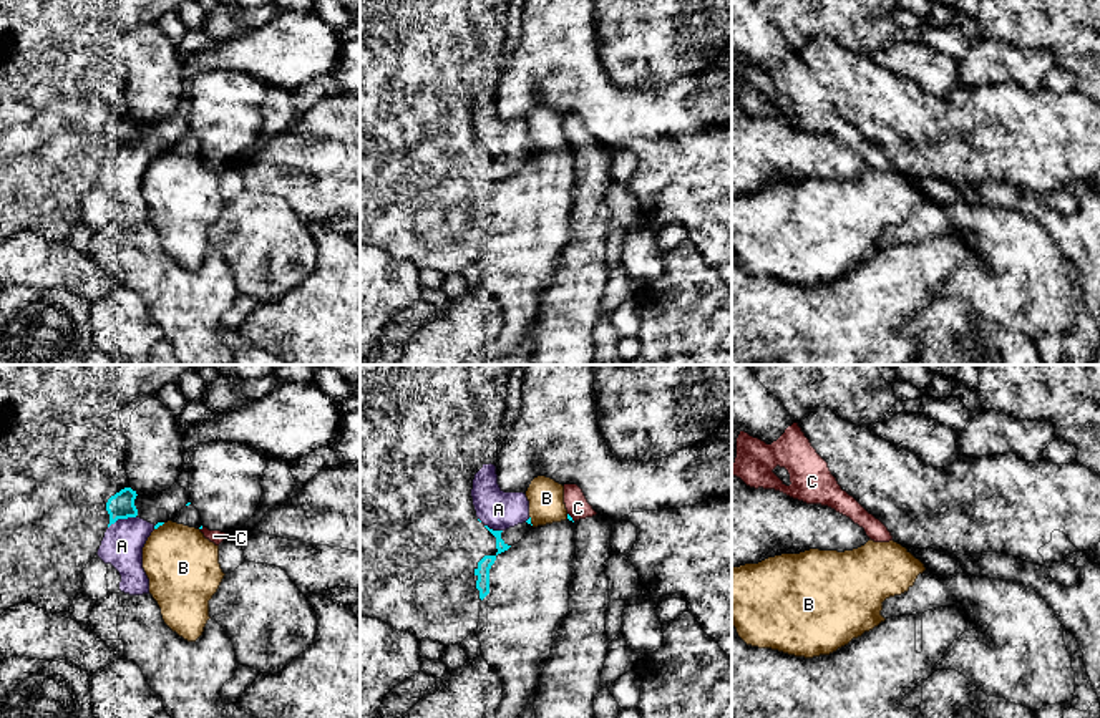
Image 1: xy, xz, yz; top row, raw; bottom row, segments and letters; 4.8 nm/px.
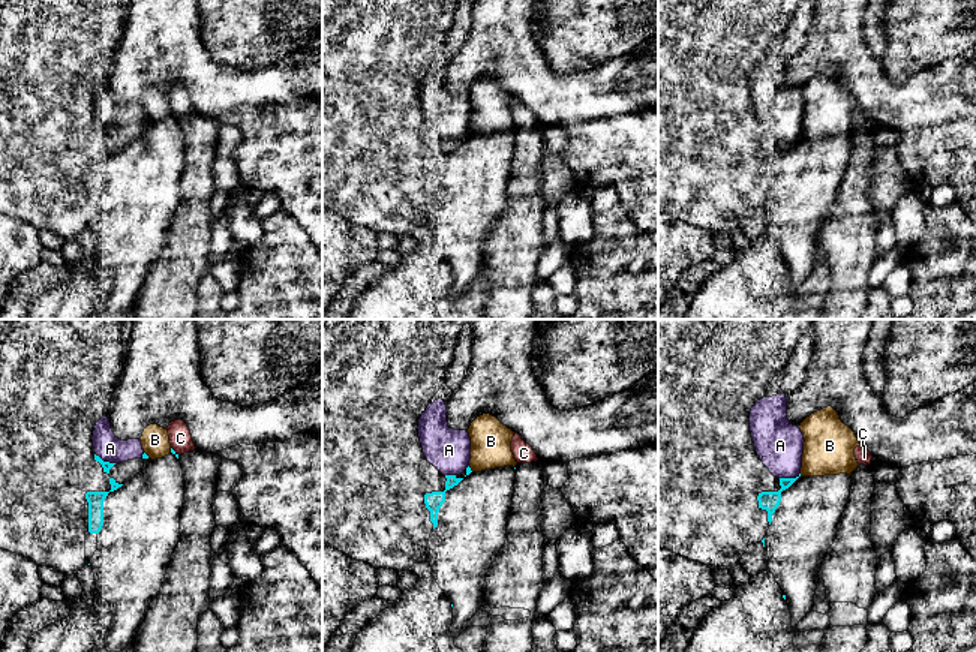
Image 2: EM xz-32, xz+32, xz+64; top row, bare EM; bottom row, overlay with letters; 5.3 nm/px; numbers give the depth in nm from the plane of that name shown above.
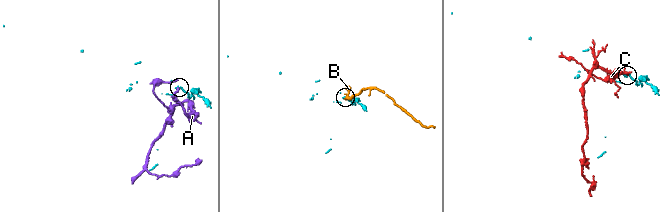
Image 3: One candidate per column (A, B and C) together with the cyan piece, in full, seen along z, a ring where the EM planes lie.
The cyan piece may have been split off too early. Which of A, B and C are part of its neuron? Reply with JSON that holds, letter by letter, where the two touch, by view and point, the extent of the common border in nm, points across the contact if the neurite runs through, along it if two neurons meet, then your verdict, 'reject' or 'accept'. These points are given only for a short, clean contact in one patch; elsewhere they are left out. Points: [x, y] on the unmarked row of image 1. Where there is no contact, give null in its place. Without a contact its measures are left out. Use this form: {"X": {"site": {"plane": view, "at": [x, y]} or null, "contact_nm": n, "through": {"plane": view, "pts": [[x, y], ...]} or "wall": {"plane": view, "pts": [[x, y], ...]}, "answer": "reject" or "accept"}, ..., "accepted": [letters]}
{"A": {"site": {"plane": "xy", "at": [121, 146]}, "contact_nm": 150, "answer": "reject"}, "B": {"site": {"plane": "xy", "at": [160, 153]}, "contact_nm": 70, "answer": "accept"}, "C": {"site": {"plane": "xz", "at": [571, 146]}, "contact_nm": 60, "wall": {"plane": "xz", "pts": [[568, 141], [574, 150]]}, "answer": "reject"}, "accepted": ["B"]}

